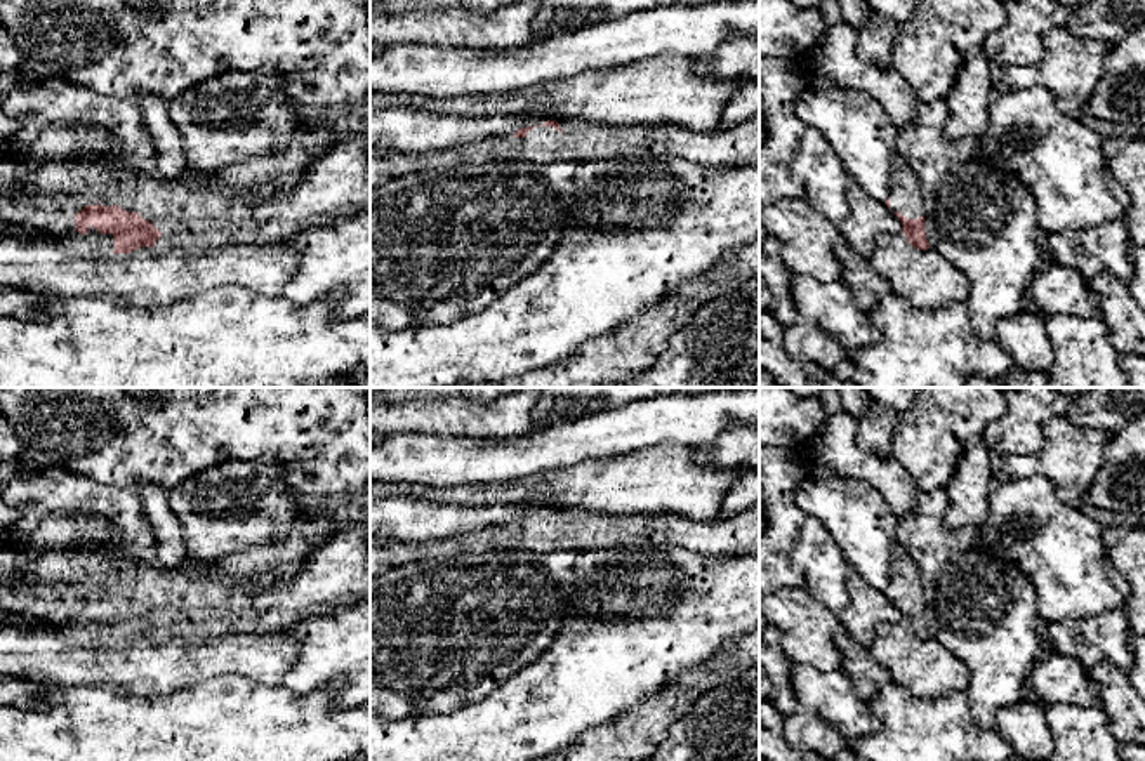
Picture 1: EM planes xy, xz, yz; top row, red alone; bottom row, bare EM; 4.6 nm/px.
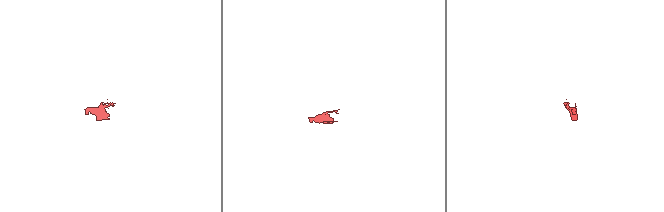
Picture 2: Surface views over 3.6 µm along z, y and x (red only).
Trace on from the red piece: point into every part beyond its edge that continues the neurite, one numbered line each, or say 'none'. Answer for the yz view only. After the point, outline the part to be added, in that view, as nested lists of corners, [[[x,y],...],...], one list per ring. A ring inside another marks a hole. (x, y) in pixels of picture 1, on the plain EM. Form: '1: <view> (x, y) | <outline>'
1: yz (906, 586) | [[[897,544],[891,551],[890,598],[907,608],[924,605],[919,570],[902,544]]]

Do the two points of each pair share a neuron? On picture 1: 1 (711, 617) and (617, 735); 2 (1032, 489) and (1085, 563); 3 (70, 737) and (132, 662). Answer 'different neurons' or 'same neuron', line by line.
1: different neurons
2: same neuron
3: different neurons

